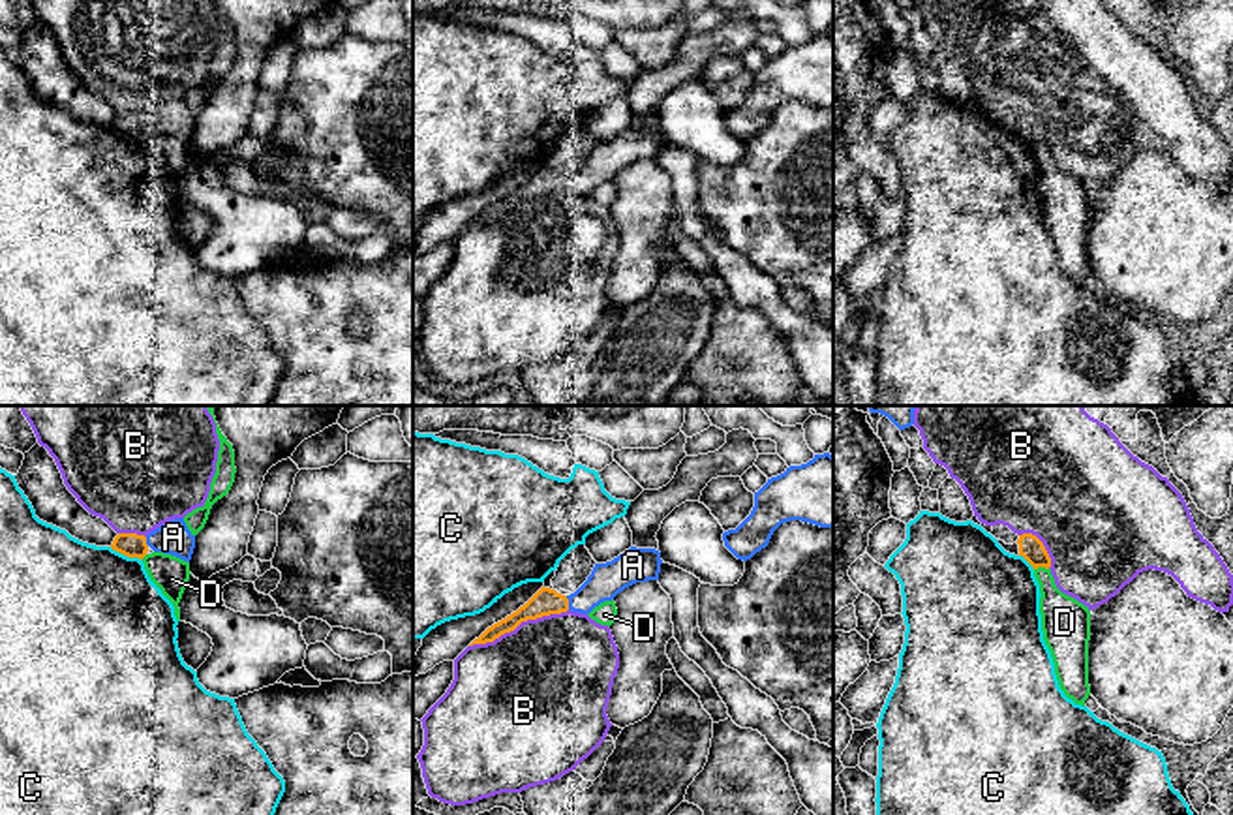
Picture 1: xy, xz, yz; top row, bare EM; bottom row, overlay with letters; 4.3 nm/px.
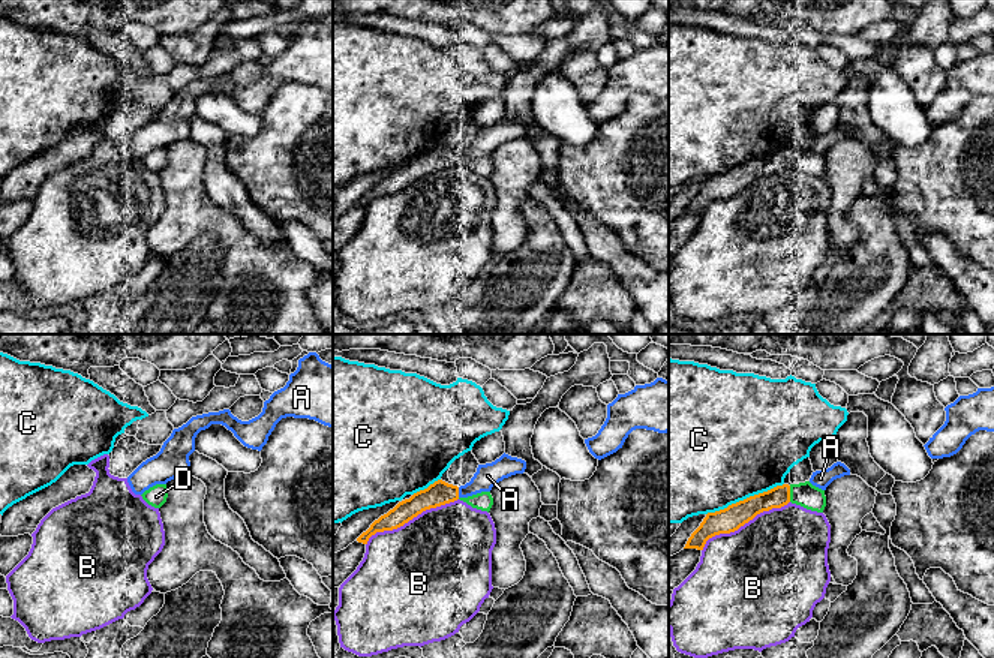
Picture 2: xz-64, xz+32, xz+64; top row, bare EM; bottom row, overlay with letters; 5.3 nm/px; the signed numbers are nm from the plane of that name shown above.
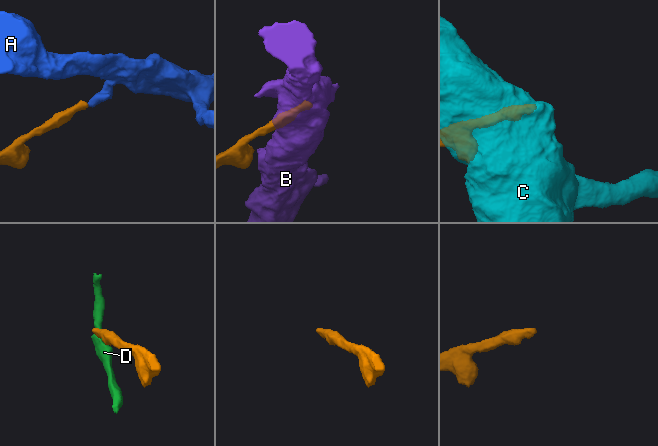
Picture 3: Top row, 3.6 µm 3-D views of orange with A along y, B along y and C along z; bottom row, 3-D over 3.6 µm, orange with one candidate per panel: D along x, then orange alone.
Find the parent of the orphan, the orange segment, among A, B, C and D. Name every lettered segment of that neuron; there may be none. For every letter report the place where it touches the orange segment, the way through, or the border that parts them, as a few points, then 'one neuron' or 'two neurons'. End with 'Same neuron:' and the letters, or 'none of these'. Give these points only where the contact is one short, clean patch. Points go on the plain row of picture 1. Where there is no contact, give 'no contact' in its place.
A: meets orange in xz at (567, 183); one neuron
B: meets orange in xz at (518, 203); two neurons
C: meets orange in xy at (126, 134); two neurons
D: meets orange in yz at (1040, 145); two neurons
Same neuron: A

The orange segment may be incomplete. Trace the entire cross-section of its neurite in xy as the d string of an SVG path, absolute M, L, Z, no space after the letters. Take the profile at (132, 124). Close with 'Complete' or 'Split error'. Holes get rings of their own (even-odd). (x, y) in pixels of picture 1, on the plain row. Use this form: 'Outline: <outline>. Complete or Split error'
Outline: M175 98L161 103L146 116L137 113L118 113L111 128L139 139L152 128L154 131L171 133L190 143L195 128L195 115L188 109L184 98Z. Split error

